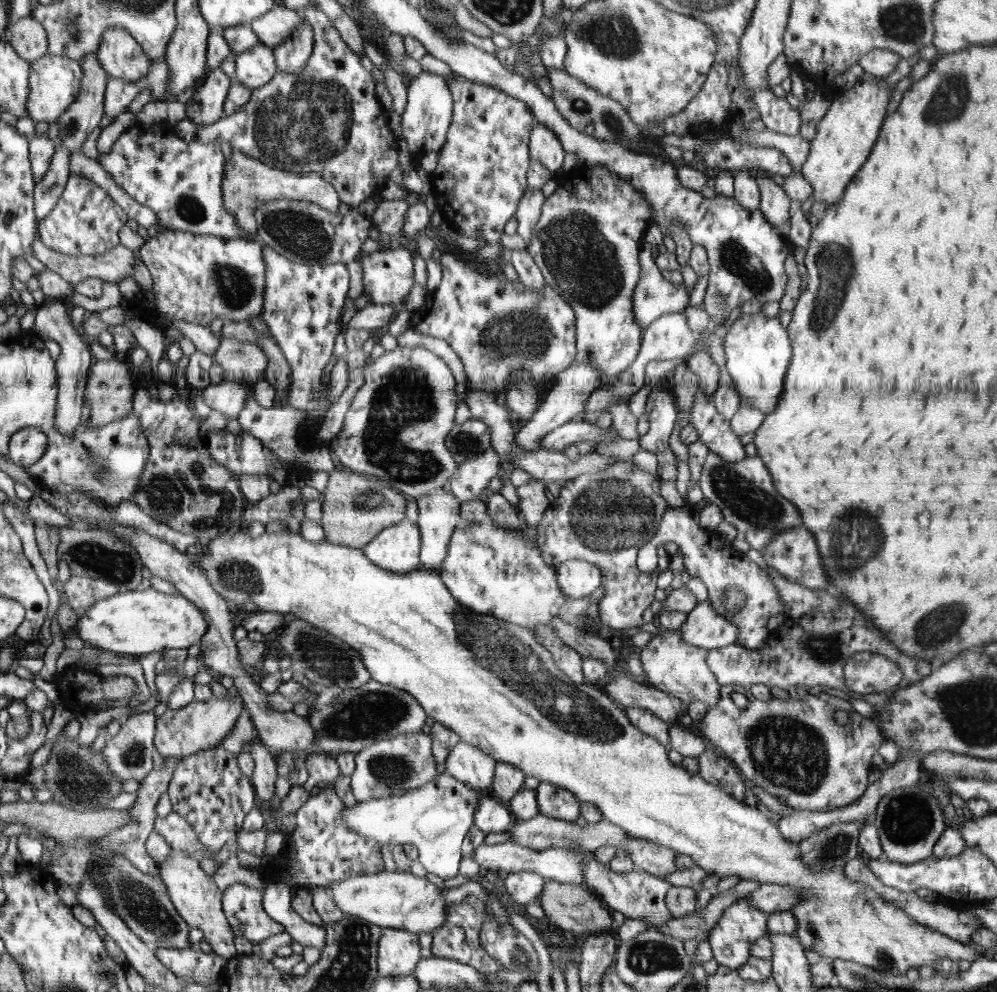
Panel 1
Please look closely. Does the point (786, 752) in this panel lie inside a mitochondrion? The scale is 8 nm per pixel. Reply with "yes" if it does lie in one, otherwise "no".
yes

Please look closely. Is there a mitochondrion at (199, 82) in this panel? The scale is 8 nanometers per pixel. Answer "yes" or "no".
no

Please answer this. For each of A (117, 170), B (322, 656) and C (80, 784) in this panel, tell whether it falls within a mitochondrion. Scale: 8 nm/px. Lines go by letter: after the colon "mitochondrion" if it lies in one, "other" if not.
A: other
B: mitochondrion
C: mitochondrion

